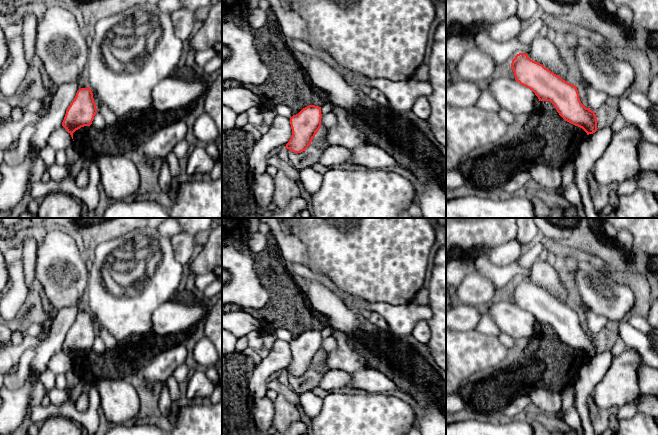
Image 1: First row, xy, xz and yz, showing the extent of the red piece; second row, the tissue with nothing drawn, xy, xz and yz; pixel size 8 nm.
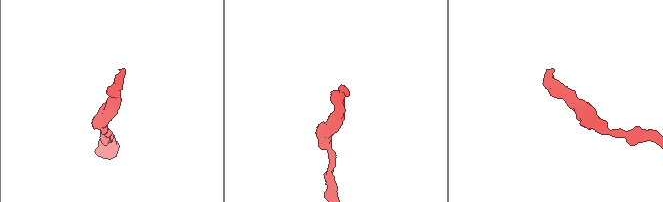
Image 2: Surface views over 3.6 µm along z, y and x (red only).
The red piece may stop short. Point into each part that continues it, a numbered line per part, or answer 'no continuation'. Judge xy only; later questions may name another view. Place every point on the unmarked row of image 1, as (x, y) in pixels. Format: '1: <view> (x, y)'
no continuation

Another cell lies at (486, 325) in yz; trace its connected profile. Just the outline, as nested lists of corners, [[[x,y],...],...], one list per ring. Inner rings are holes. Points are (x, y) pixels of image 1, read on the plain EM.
[[[486,313],[482,314],[475,330],[485,335],[498,336],[501,333],[494,320]]]

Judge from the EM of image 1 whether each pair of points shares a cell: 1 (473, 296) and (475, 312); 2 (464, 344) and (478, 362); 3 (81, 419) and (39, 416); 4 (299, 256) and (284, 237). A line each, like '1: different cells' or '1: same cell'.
1: different cells
2: same cell
3: same cell
4: same cell

